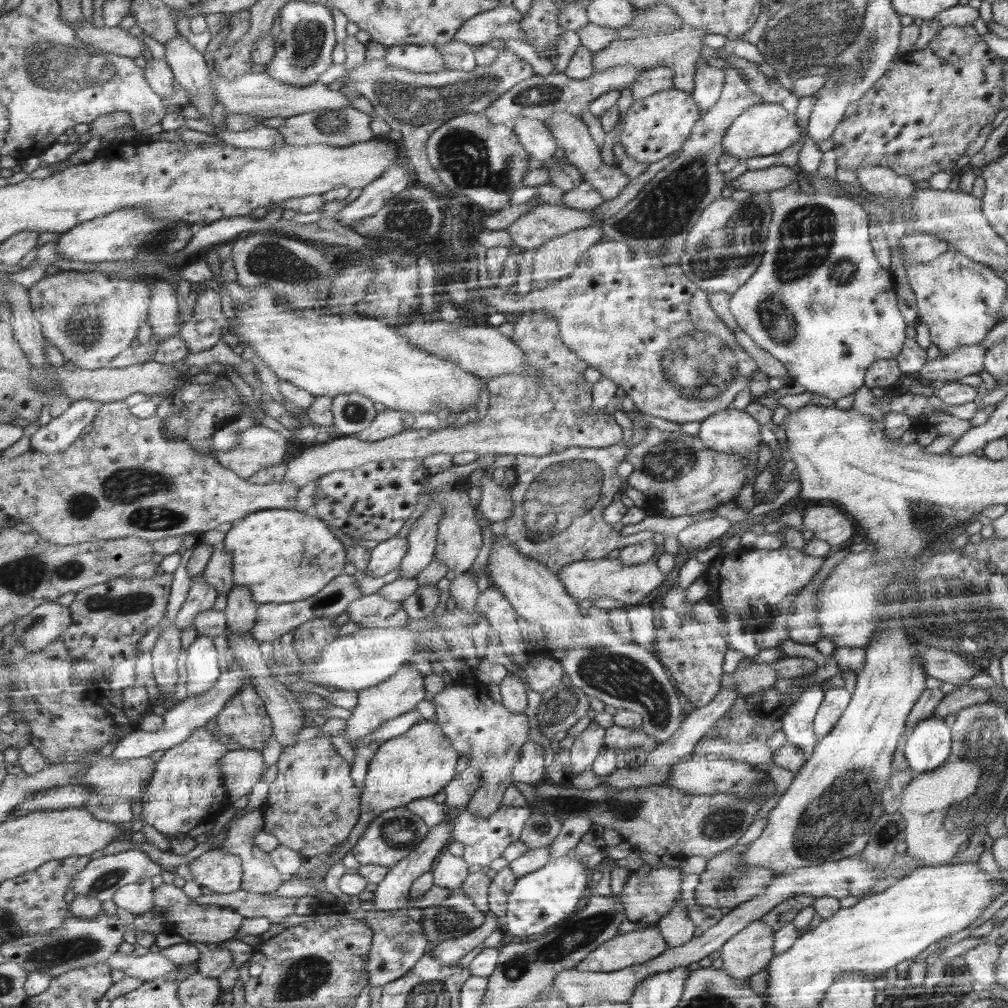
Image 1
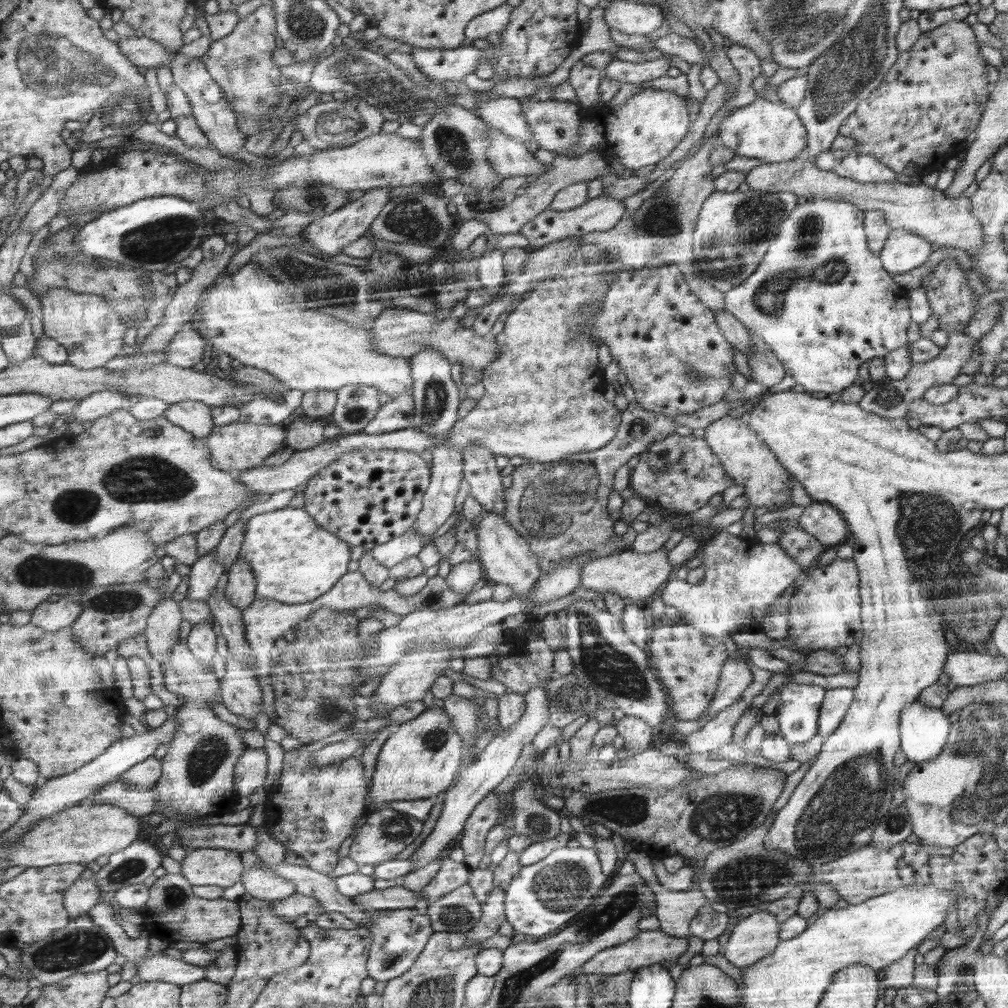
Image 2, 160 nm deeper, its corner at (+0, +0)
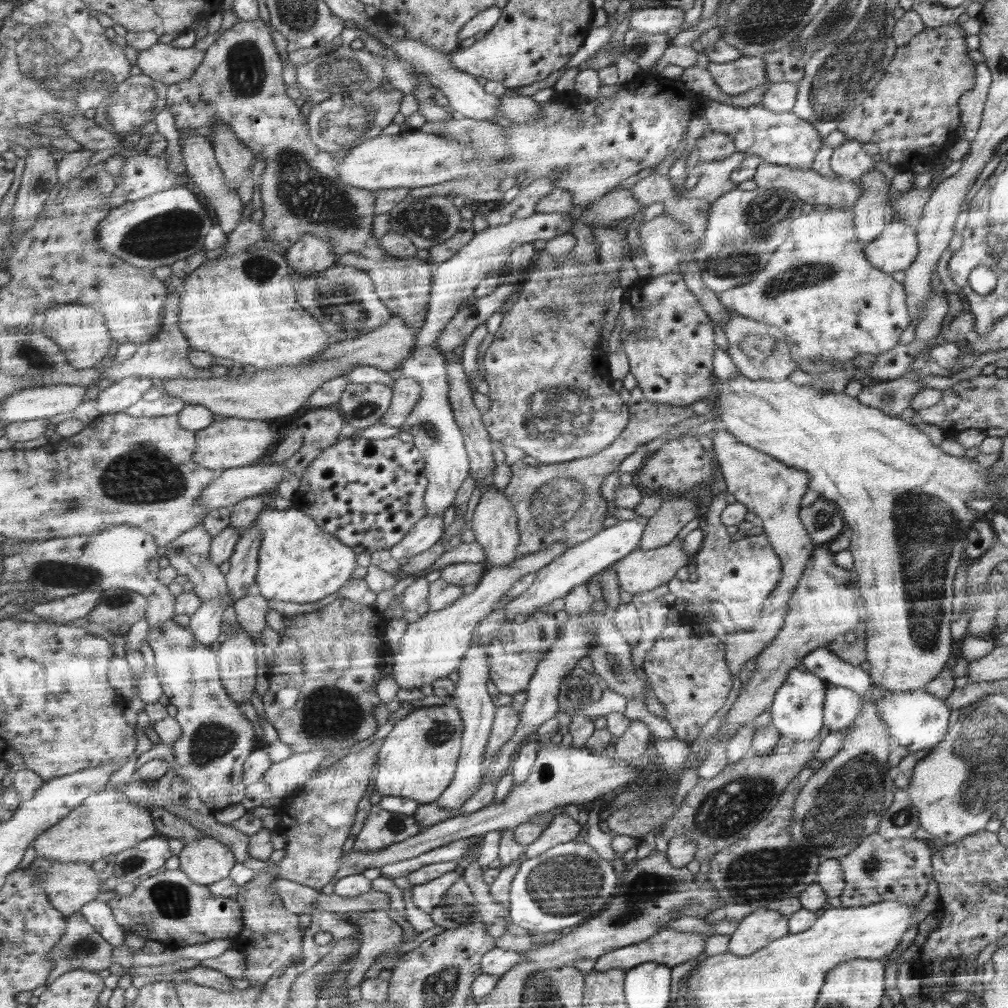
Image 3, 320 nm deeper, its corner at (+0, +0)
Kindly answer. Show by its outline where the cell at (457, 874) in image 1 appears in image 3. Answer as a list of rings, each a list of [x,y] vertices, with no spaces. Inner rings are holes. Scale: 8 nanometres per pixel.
[[[452,871],[440,876],[438,879],[430,880],[427,884],[416,885],[411,890],[412,904],[430,915],[444,900],[445,894],[449,892],[454,882],[458,882],[458,878],[463,878],[463,876]]]

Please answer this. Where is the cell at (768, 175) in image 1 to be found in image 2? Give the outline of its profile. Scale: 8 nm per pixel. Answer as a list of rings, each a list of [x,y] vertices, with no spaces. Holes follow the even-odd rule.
[[[794,158],[784,162],[762,162],[747,172],[745,181],[750,189],[771,193],[790,191],[806,199],[846,201],[864,211],[883,210],[886,213],[886,222],[890,223],[892,229],[908,230],[922,236],[928,234],[930,242],[938,242],[938,246],[952,246],[976,255],[985,248],[980,223],[970,212],[971,200],[964,195],[950,198],[945,196],[942,190],[924,183],[916,186],[898,181],[862,183],[838,176],[832,170],[820,170],[812,161],[805,158]]]

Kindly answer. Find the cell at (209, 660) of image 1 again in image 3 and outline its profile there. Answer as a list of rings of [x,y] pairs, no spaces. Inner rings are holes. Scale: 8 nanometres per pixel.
[[[229,594],[224,602],[220,598],[212,600],[212,602],[203,601],[202,606],[190,615],[188,627],[200,644],[210,646],[218,638],[222,612],[232,602],[234,602],[234,598]]]

